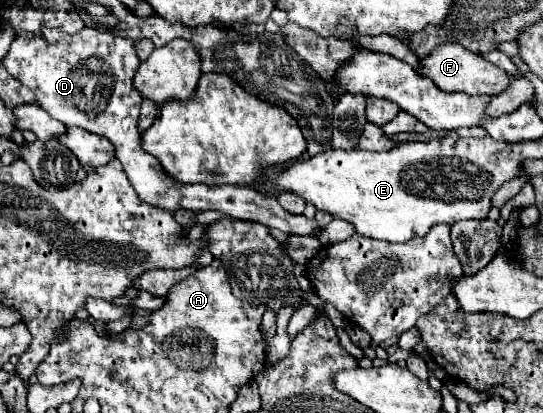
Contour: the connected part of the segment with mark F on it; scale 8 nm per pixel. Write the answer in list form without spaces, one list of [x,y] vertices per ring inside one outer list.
[[[454,44],[436,46],[428,56],[420,60],[420,66],[416,68],[416,72],[424,78],[430,78],[442,92],[466,92],[476,96],[482,96],[482,94],[492,96],[492,94],[500,94],[510,84],[510,78],[504,70],[486,62],[482,56]]]

